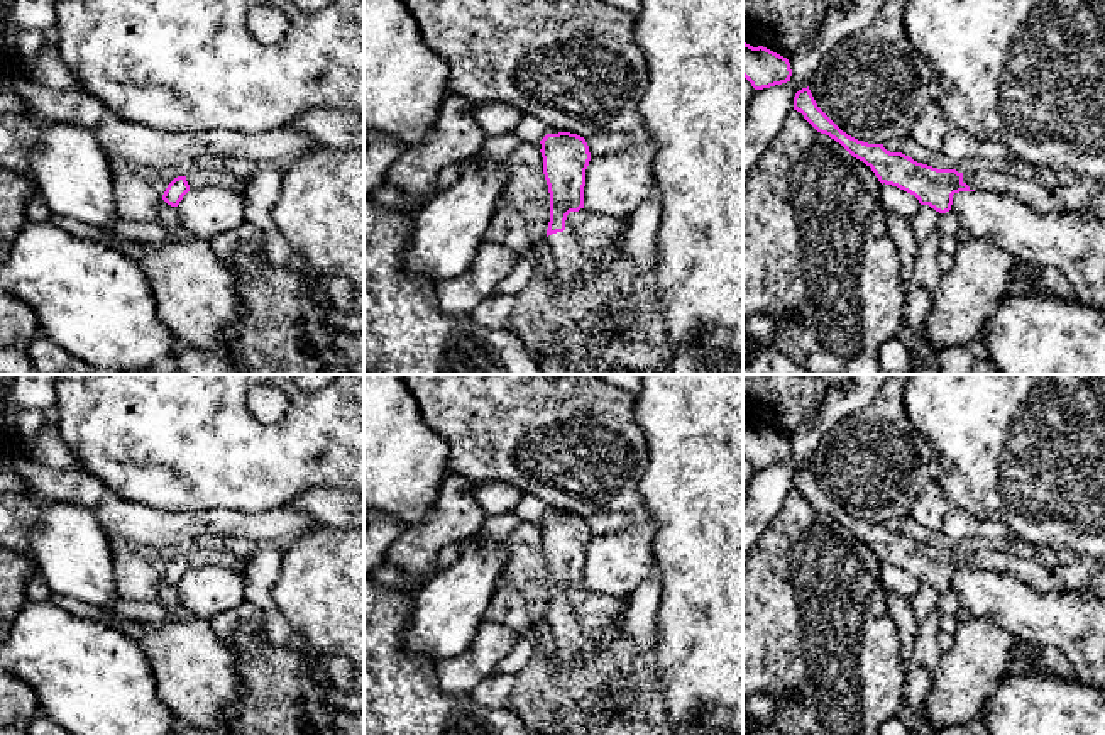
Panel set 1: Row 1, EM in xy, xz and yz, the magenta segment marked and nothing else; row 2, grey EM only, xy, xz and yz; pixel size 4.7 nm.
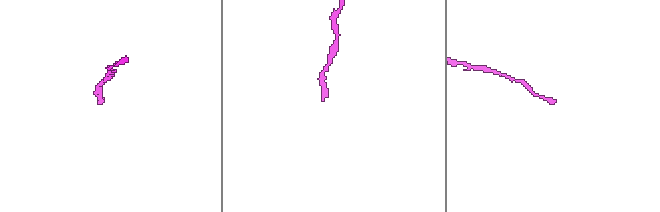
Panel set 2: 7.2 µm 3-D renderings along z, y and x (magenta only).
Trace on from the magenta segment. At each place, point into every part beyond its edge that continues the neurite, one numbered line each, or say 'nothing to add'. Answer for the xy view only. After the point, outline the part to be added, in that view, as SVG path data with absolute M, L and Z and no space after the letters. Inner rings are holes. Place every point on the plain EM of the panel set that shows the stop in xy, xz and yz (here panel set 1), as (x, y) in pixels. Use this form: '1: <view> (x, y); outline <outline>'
1: xy (205, 556); outline M213 549L191 550L186 554L186 561L190 564L190 569L201 567L201 566L223 566L223 567L235 569L239 572L245 571L240 559L237 559L228 552L220 552Z

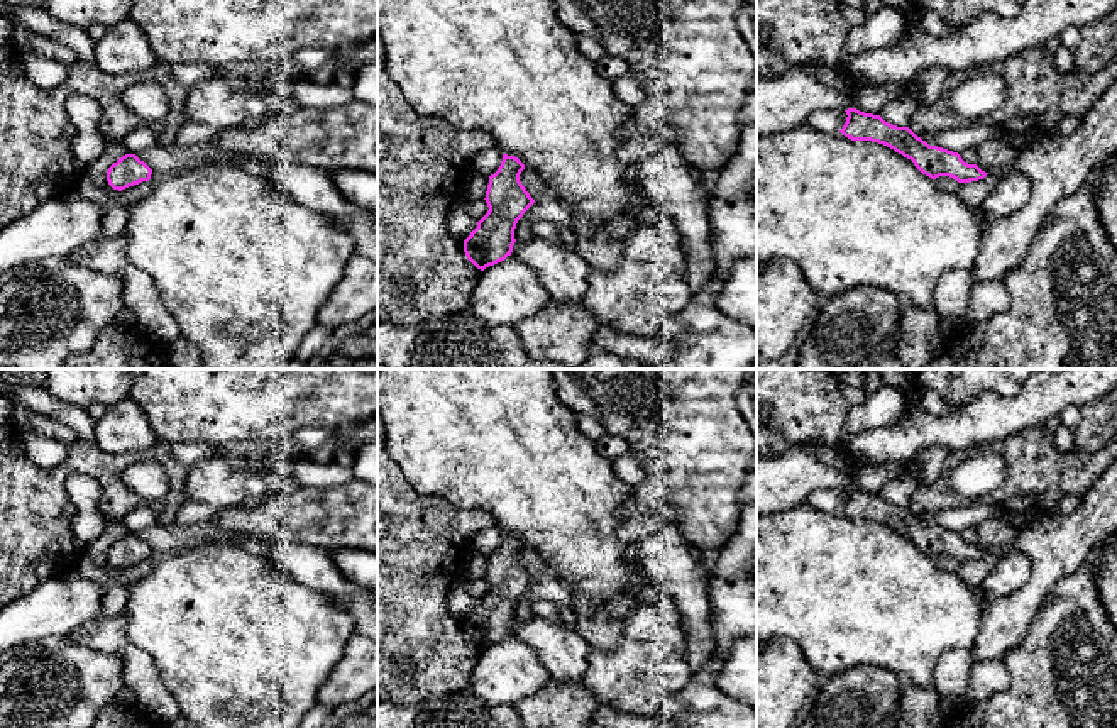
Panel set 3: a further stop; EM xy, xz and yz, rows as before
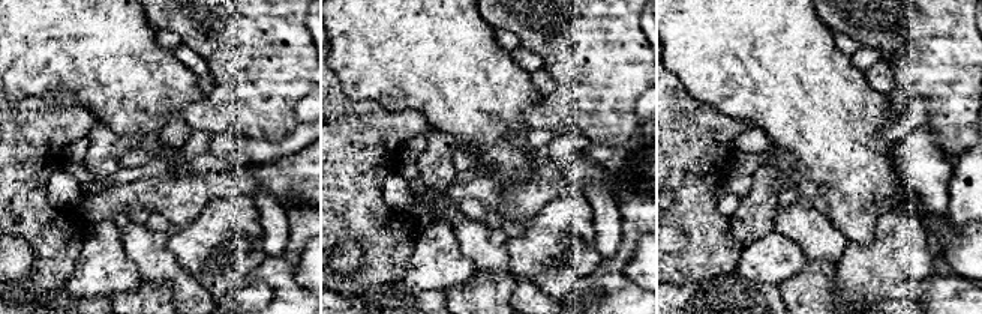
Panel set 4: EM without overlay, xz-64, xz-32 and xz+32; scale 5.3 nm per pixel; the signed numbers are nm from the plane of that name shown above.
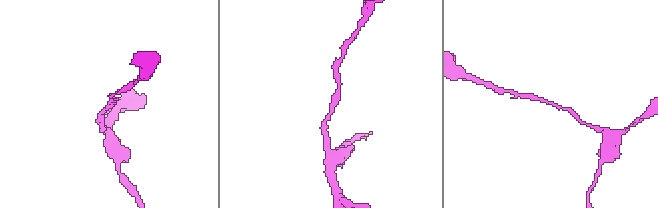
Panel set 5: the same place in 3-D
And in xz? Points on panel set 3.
nothing to add

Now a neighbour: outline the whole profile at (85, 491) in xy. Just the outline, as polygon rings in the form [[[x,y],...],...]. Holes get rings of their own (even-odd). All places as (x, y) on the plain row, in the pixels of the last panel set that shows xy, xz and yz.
[[[74,472],[66,481],[66,491],[76,513],[71,520],[74,547],[81,554],[105,530],[107,520],[100,515],[102,486],[95,476]]]

